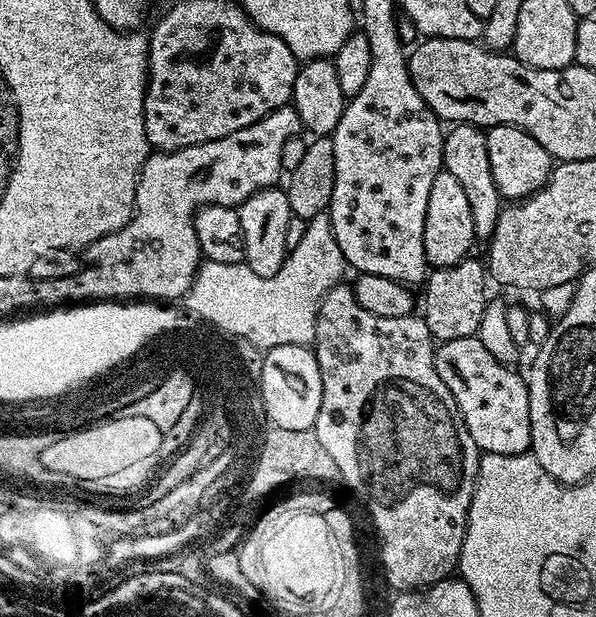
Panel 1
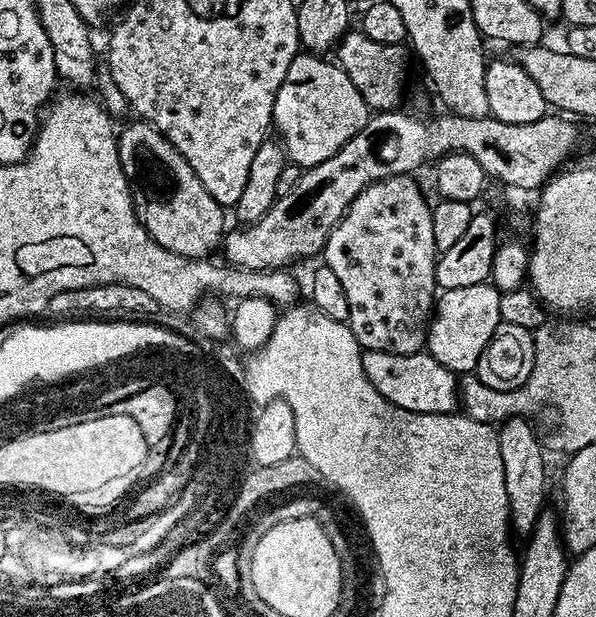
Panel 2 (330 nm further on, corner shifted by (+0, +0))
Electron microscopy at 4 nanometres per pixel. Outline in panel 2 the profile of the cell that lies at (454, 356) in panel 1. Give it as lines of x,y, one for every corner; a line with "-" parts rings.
421,350
414,354
386,354
385,352
365,351
362,358
362,366
366,370
366,378
394,406
402,410
411,412
421,412
422,414
446,414
455,413
458,408
458,376
457,373
450,371
429,355
427,351

